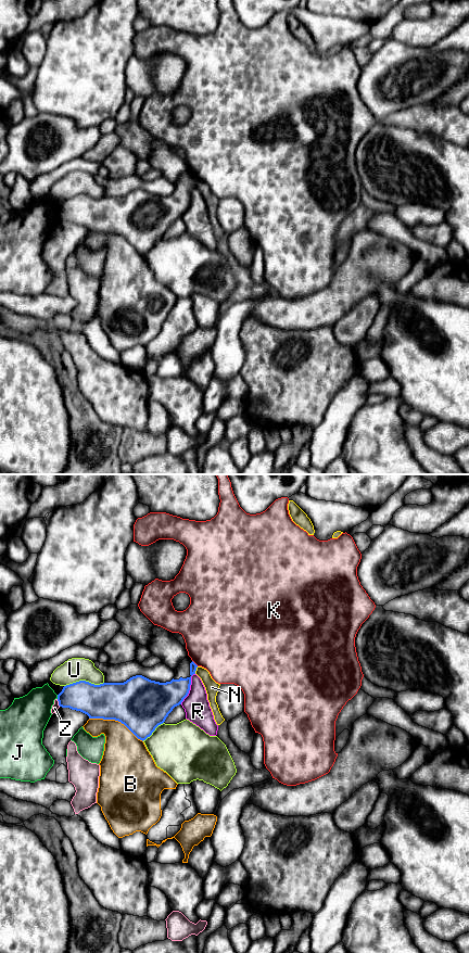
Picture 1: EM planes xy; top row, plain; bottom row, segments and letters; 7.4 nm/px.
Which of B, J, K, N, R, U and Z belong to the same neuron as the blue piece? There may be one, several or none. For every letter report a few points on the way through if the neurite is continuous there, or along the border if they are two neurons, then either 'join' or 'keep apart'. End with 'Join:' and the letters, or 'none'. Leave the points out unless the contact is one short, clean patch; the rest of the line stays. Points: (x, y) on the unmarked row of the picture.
B: keep apart
J: keep apart
K: keep apart
N: border xy (198, 180), (194, 187); keep apart
R: keep apart
U: keep apart
Z: keep apart
Join: none

